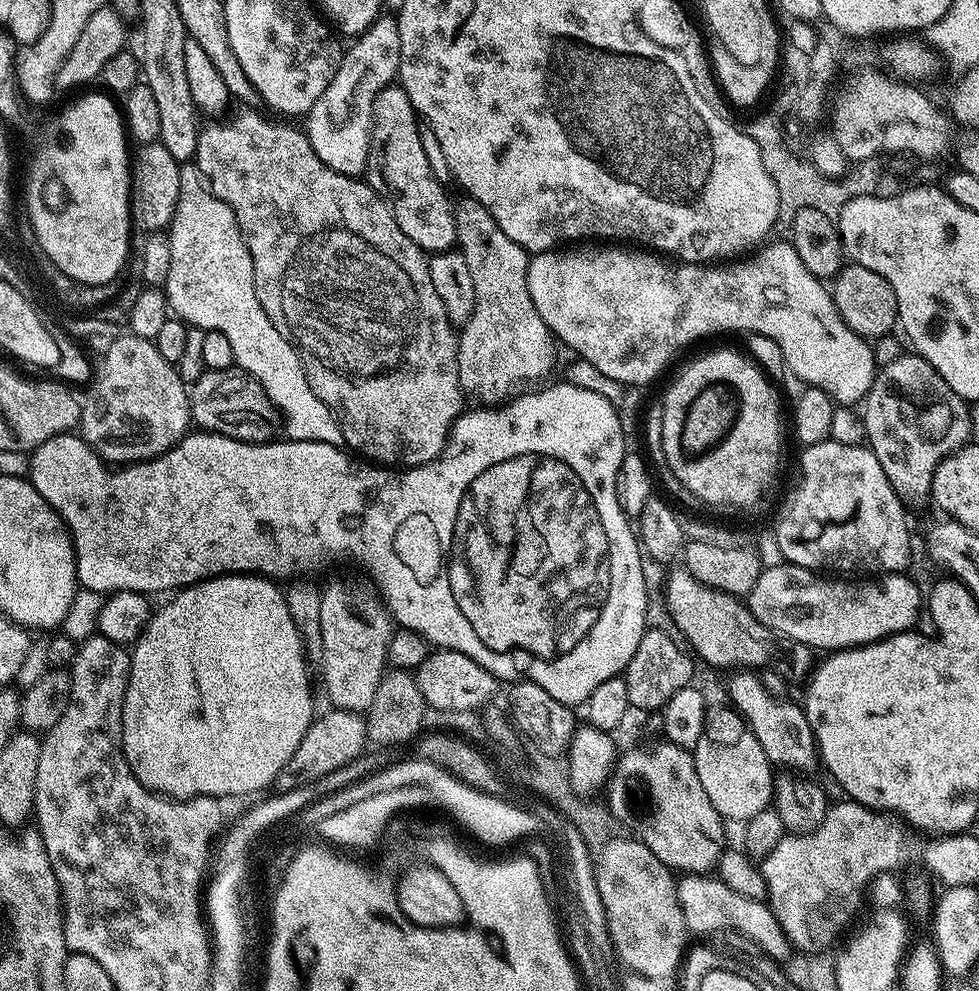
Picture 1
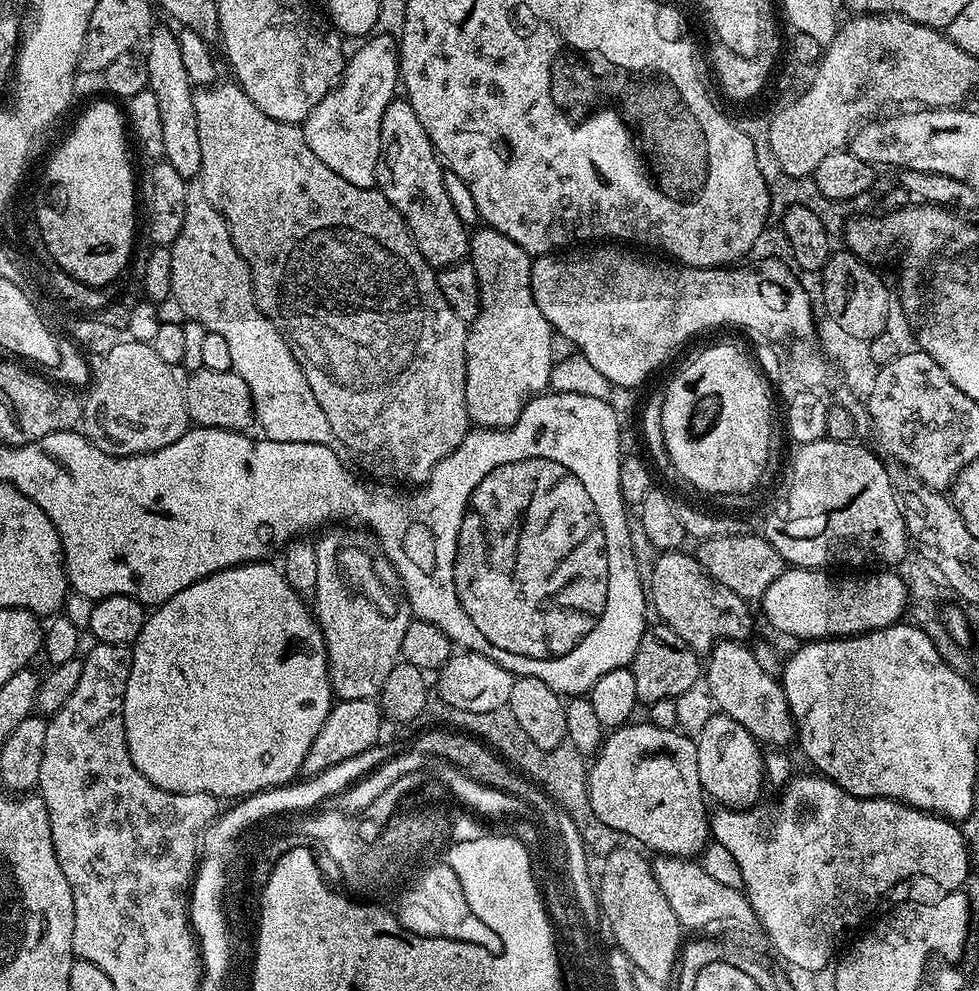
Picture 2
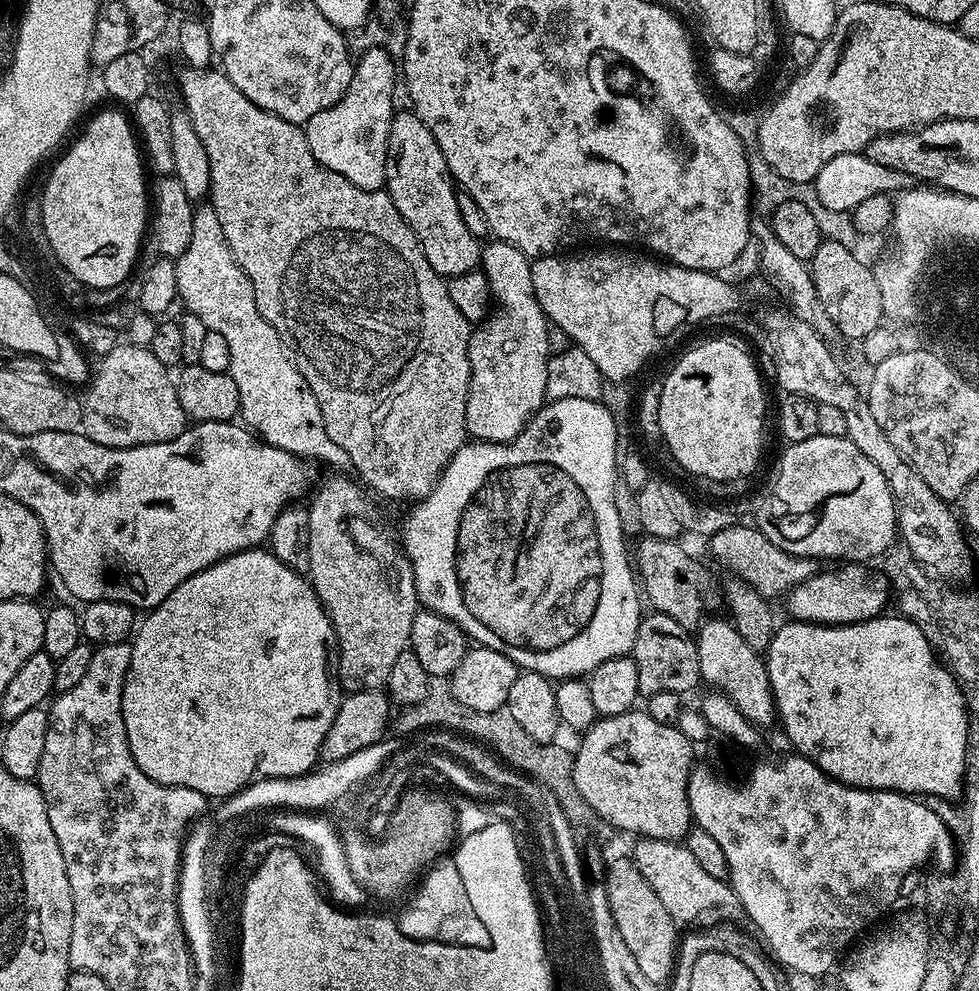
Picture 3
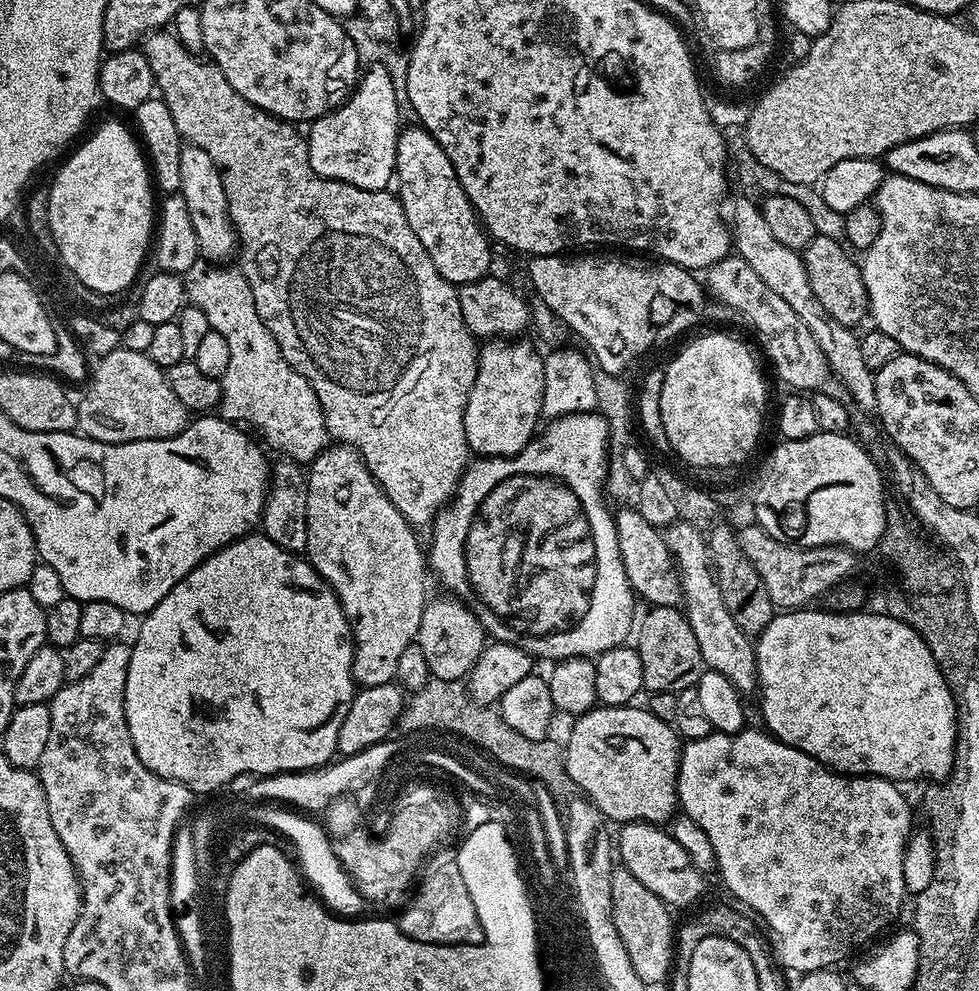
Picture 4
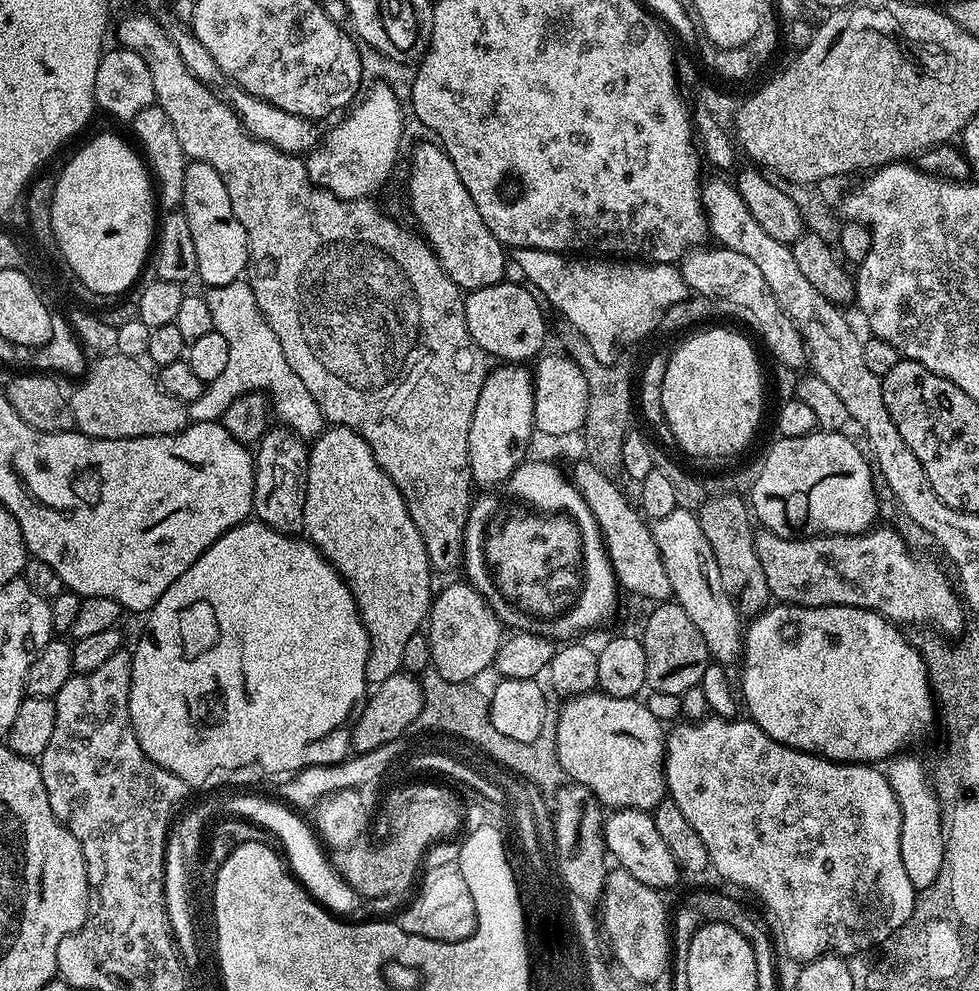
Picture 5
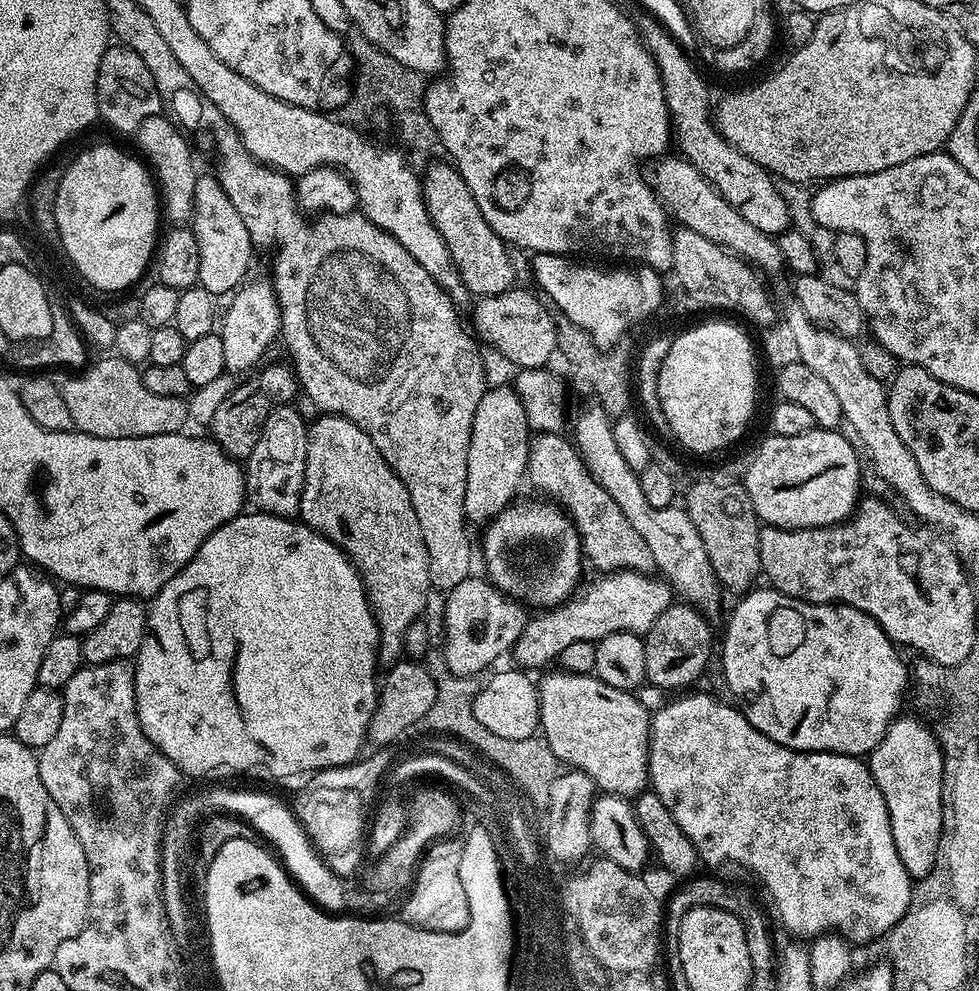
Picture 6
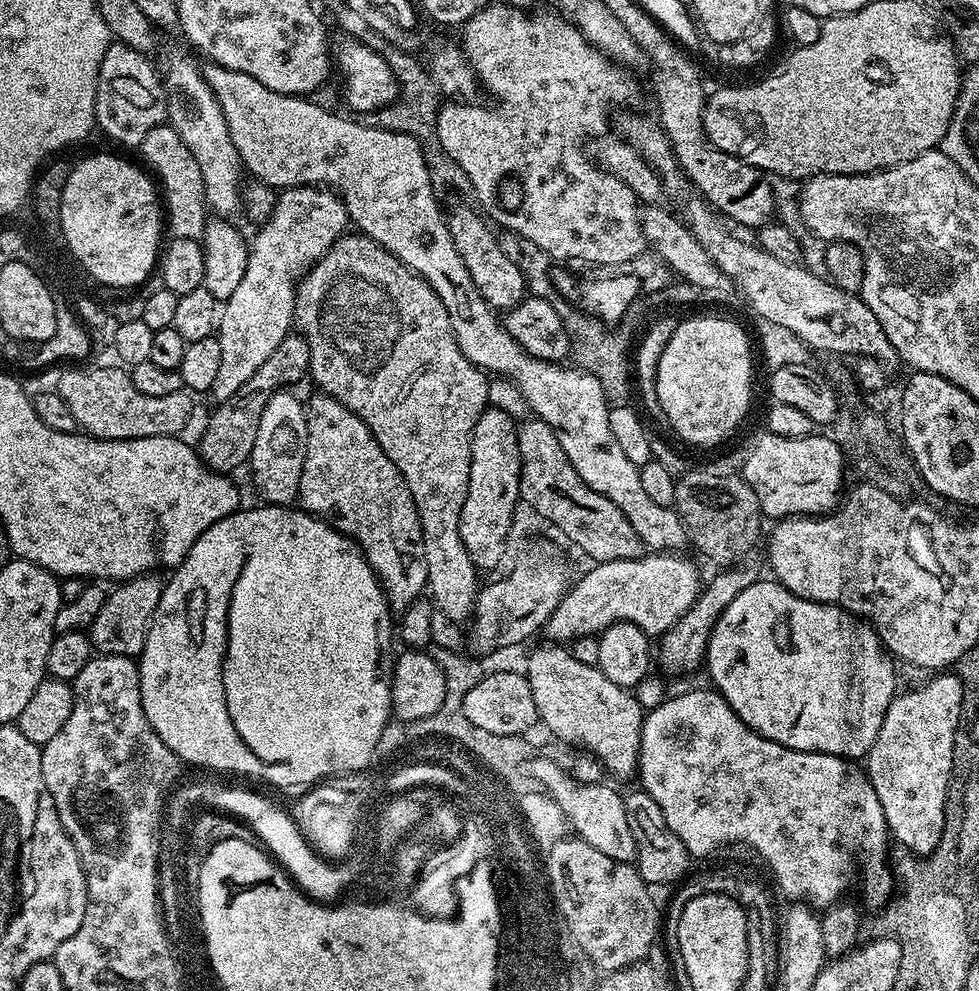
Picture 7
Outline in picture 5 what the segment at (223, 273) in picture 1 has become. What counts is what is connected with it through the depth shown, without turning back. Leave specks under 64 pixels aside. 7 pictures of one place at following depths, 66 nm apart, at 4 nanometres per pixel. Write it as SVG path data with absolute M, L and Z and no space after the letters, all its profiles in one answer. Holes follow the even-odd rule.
M241 278L221 288L208 288L203 293L206 306L210 306L212 327L226 342L230 342L230 362L222 369L222 374L207 385L205 392L186 407L189 421L220 422L226 414L227 407L235 399L248 393L266 394L270 401L271 411L283 427L293 431L301 440L311 442L322 435L326 421L318 402L302 386L302 378L290 370L290 362L286 362L286 354L282 354L282 346L278 346L278 338L274 338L274 330L260 315L258 302L254 298L254 290L247 279Z

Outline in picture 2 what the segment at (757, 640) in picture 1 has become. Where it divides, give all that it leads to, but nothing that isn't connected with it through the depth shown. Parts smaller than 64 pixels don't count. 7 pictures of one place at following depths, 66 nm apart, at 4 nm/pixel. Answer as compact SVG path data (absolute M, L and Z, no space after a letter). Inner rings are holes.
M677 550L675 552L660 552L654 562L654 572L650 586L646 589L650 597L650 608L657 612L659 623L674 630L674 634L681 639L686 647L697 654L708 654L714 643L719 640L747 641L747 636L752 632L752 612L749 601L743 600L734 590L727 586L722 586L714 578L702 570L702 566L697 562L695 555L687 551Z

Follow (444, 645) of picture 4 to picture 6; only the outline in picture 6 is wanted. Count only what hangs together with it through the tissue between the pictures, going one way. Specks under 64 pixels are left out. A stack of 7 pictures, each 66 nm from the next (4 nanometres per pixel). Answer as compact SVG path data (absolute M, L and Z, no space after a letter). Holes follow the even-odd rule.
M469 578L447 593L444 604L444 645L446 666L453 676L473 678L483 668L491 669L500 655L511 653L530 619L521 601L503 593L487 579Z

